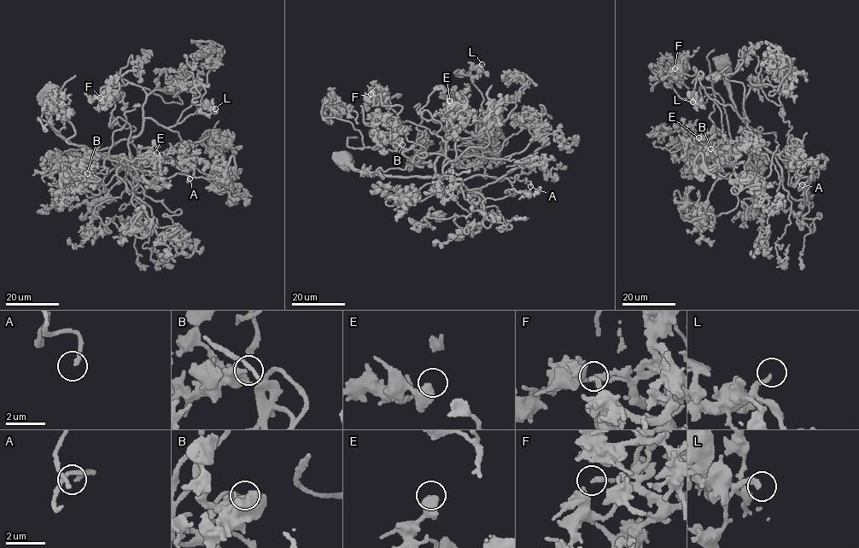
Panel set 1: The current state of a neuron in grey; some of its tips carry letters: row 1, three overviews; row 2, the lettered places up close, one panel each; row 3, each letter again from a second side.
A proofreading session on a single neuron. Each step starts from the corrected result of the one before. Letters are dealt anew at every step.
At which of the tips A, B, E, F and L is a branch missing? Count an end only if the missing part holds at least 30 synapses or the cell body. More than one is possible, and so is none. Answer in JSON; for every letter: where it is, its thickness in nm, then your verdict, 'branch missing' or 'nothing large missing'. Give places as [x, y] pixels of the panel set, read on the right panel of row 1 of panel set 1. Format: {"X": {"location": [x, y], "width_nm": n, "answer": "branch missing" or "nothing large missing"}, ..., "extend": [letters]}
{"A": {"location": [802, 184], "width_nm": 170, "answer": "branch missing"}, "B": {"location": [710, 148], "width_nm": 380, "answer": "nothing large missing"}, "E": {"location": [698, 137], "width_nm": 550, "answer": "nothing large missing"}, "F": {"location": [674, 68], "width_nm": 220, "answer": "branch missing"}, "L": {"location": [692, 102], "width_nm": 220, "answer": "nothing large missing"}, "extend": ["A", "F"]}

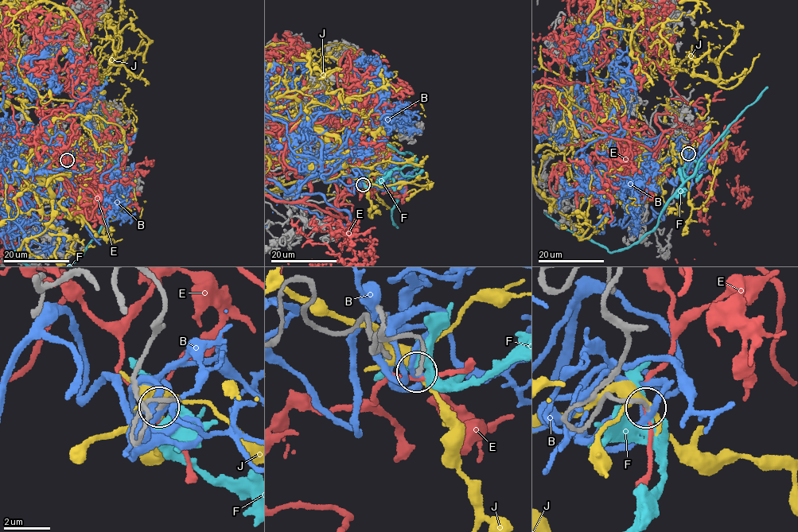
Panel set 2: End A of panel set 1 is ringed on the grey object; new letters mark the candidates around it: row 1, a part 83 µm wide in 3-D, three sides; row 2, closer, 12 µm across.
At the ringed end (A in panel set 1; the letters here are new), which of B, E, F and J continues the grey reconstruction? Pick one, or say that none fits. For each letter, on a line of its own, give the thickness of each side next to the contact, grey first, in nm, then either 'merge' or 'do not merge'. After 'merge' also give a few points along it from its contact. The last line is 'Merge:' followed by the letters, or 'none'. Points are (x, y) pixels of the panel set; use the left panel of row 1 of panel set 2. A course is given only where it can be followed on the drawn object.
B: 190 nm thick on the grey side, 240 nm on the other; do not merge
E: 170 nm thick on the grey side, 180 nm on the other; do not merge
F: 190 nm thick on the grey side, 180 nm on the other; do not merge
J: 240 nm thick on the grey side, 360 nm on the other; do not merge
Merge: none

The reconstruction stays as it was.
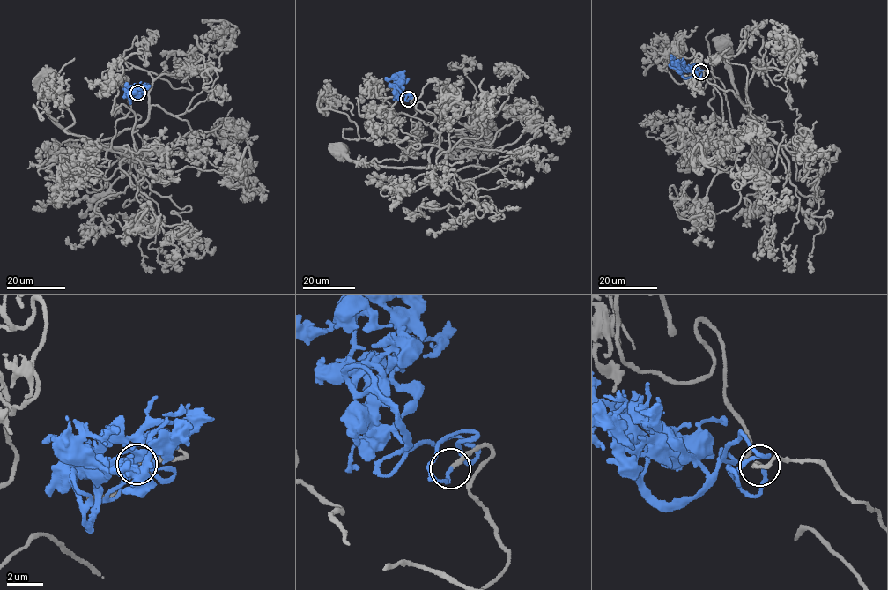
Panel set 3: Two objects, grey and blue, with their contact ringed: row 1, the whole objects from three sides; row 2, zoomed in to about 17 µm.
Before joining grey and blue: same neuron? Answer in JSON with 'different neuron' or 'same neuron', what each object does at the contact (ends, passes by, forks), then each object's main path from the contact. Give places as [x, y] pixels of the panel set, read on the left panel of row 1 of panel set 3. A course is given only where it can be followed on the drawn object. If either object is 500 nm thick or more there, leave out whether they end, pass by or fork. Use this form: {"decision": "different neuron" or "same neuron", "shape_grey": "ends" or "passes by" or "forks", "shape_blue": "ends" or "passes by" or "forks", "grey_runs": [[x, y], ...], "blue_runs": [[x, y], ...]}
{"decision": "same neuron", "shape_grey": "ends", "shape_blue": "ends", "grey_runs": [[137, 93], [145, 91], [115, 122], [111, 148], [124, 154], [135, 152], [65, 130], [46, 109], [42, 81]], "blue_runs": [[137, 93], [133, 98], [140, 93], [143, 87], [131, 96], [129, 89], [134, 87], [125, 83]]}

